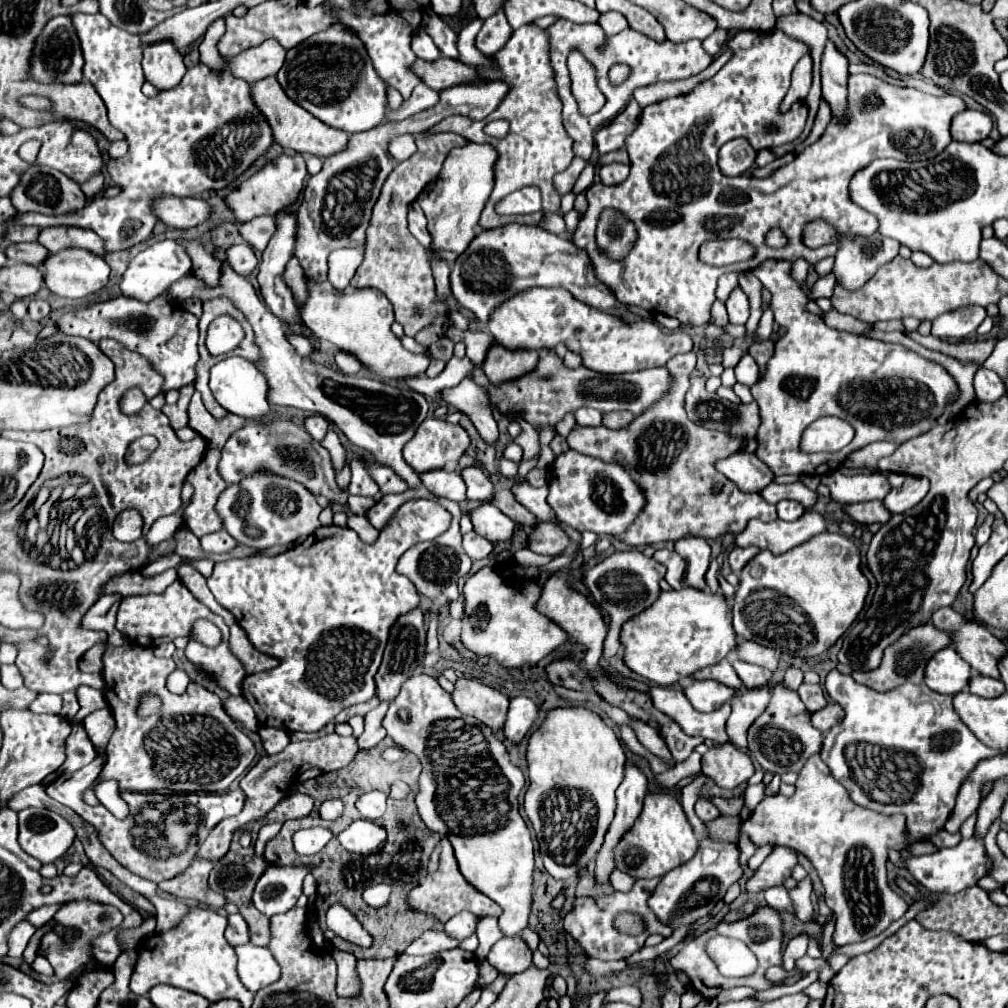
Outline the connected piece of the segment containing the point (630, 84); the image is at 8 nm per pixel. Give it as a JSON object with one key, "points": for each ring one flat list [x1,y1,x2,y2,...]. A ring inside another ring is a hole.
{"points":[[558,19,552,27,548,27,550,33,550,61,552,67,556,71,556,85,558,85,558,95,564,103,564,111,562,111,562,121,564,121,564,129,570,135,570,139,574,141,574,155,582,157,582,159,590,159,592,151,594,151,594,143,592,143,592,135,594,131,604,125,606,121,614,119,628,103,628,99,632,97,632,91,656,81,680,81,680,79,688,79,692,75,698,75,700,71,704,71,714,57,708,55,702,47,702,43,698,39,686,41,686,43,672,43,672,41,664,41,664,43,656,43,654,39,632,31,632,29,624,29,622,33,616,33,612,37,606,37,602,27,598,23,588,23,588,25,578,25,578,23,570,23,568,19],[568,49,580,49,586,59,590,63,594,63,596,73,598,73,598,87,600,91,606,95,606,105,590,117,580,117,578,109,576,109,576,101,570,93,570,85,568,85,568,67,566,67,566,57,568,57],[614,65,628,65,630,67,630,75,624,83,614,85,608,79,608,69,612,69]]}

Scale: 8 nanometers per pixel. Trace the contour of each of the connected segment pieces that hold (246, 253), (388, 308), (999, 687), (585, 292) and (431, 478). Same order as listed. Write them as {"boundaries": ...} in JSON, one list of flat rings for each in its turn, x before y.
{"boundaries":[[[246,243,232,245,226,253,228,253,228,263,232,265,232,269,244,277,248,277,252,273,252,269,258,265,254,249,250,249,250,245,246,245]],[[306,281,308,297,304,301,304,323,320,341,330,341,338,347,338,351,352,353,370,373,380,379,402,381,410,377,418,377,426,371,428,359,424,355,414,355,406,351,400,339,390,331,394,323,394,313,390,301,374,289,352,289,338,291,330,281]],[[972,675,970,683,968,683,968,691,980,697,998,697,1002,695,1004,683,998,679,990,679,990,677,982,677,982,675]],[[508,223,498,229,484,229,456,259,450,273,452,295,464,309,468,309,478,317,482,329,486,329,488,317,496,305,516,295,516,291,528,287,562,287,580,301,584,301,586,305,592,305,600,311,608,311,612,307,624,307,594,277,594,271,584,251,580,251,564,237,558,237,534,225]],[[434,469,430,473,420,473,422,485,438,497,452,499,456,503,466,501,466,485,458,473,446,473,444,469]]]}

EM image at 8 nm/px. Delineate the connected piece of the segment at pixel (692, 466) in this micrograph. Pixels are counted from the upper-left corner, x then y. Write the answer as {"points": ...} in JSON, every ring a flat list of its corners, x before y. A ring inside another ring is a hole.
{"points":[[693,351,672,357,666,363,666,369,672,374,671,387,662,397,662,401,658,401,658,405,654,405,654,409,646,409,646,413,636,415,630,425,616,429,616,431,612,431,608,427,576,425,566,439,568,445,578,453,588,453,590,457,602,457,602,461,622,463,622,467,636,471,634,481,638,481,638,485,642,485,642,491,646,493,646,505,644,505,642,513,634,519,630,529,626,529,626,533,622,533,622,537,616,537,618,541,622,541,630,547,644,547,644,545,652,545,652,543,660,543,660,541,678,541,678,537,688,537,688,535,696,535,702,539,722,539,726,533,738,535,746,527,748,519,754,519,754,517,758,517,762,521,776,519,774,505,766,503,762,499,762,495,758,495,758,493,742,493,730,479,726,479,716,469,716,461,720,461,722,457,730,457,730,453,742,449,744,437,734,437,730,433,696,427,686,417,685,394,690,387,689,377,696,363,697,356],[716,481,722,481,722,485,724,485,722,493,718,493,718,495,710,493,710,487]]}

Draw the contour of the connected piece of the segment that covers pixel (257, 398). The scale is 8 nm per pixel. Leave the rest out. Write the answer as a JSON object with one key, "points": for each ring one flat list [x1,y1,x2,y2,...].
{"points":[[226,357,210,367,210,389,214,399,226,409,236,415,242,415,244,419,256,419,264,413,268,413,268,401,266,401,266,379,262,373,250,365,248,359,242,357]]}

